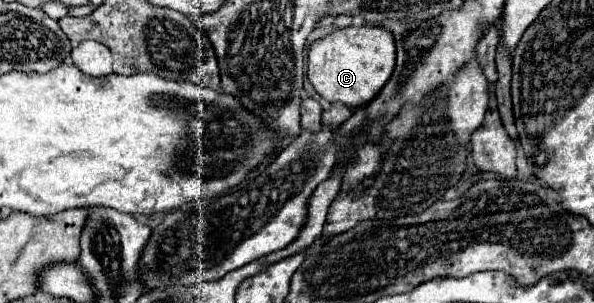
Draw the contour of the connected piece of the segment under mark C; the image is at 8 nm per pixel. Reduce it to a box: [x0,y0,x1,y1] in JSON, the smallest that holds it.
[307,26,395,108]

